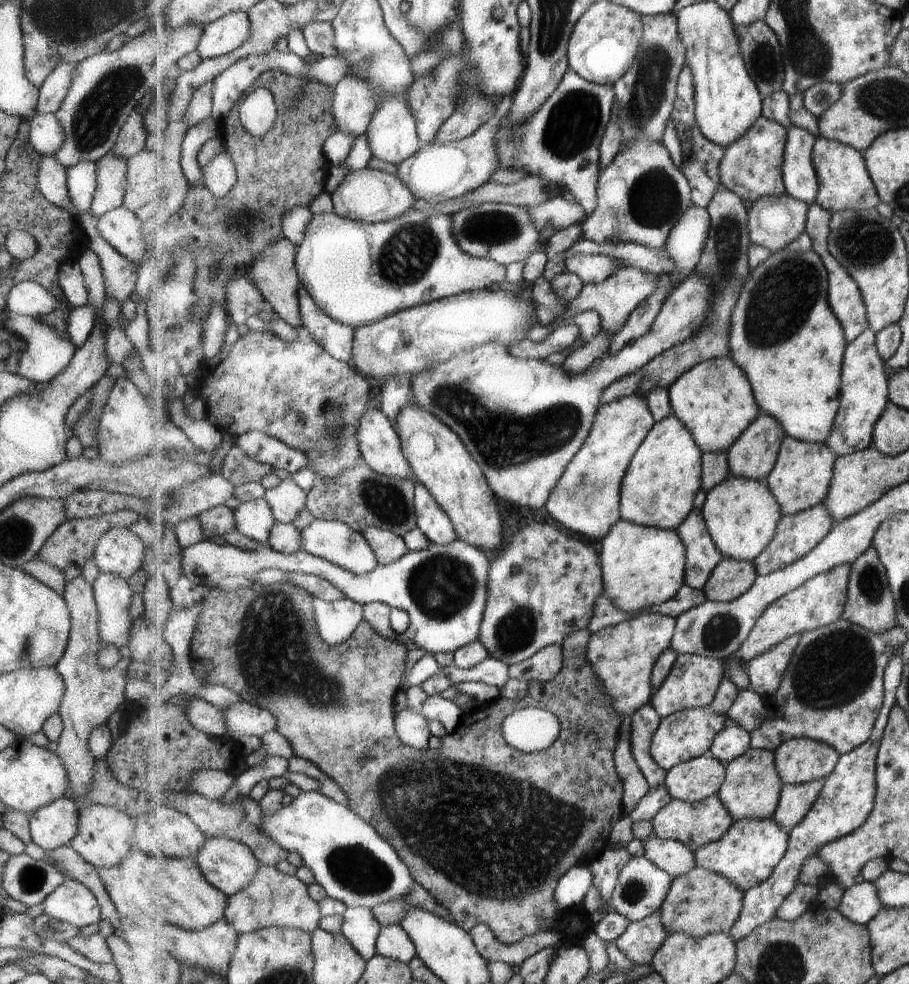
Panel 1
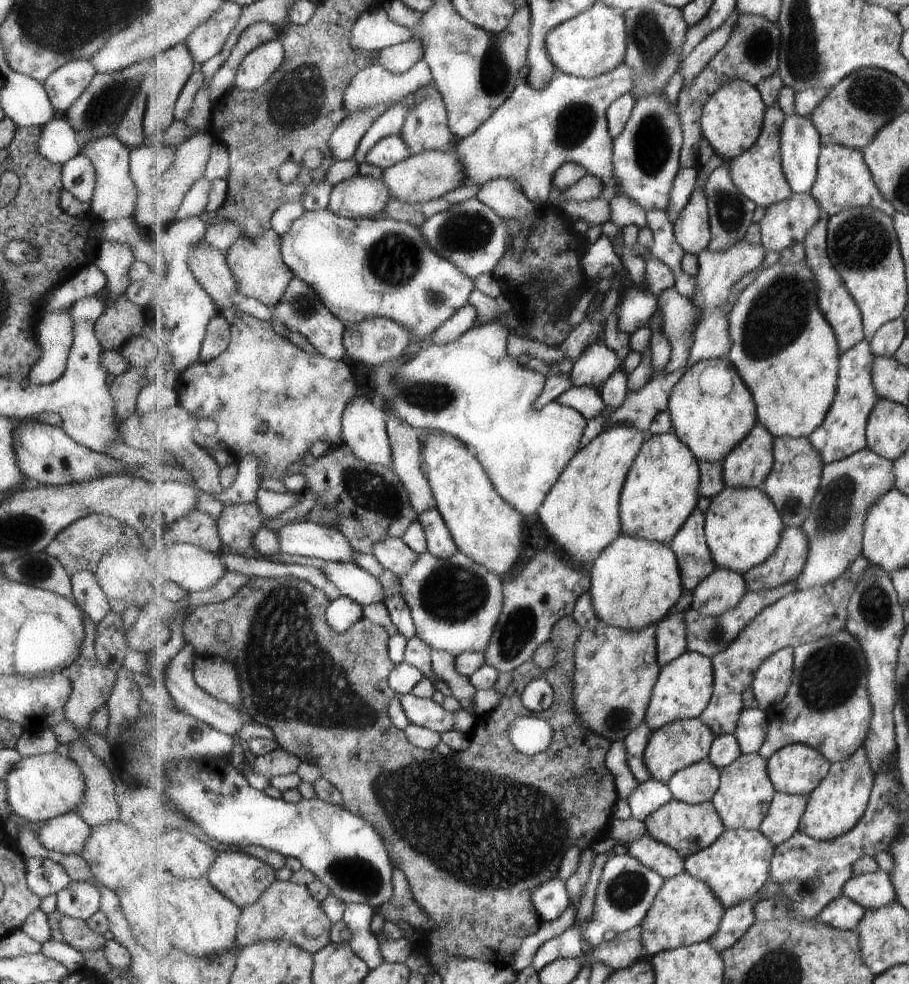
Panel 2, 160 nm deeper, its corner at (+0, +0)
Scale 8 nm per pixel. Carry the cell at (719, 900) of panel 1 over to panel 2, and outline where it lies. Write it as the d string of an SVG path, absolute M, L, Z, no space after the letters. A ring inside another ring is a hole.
M683 873L676 878L665 882L651 912L643 920L643 946L648 958L666 952L676 950L683 946L692 946L715 936L719 930L719 924L723 922L727 908L717 898L715 890L709 888L707 882Z

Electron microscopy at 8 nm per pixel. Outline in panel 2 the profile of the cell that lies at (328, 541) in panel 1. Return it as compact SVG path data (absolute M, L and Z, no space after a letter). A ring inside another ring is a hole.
M317 522L287 523L278 530L281 552L318 558L323 561L352 563L357 548L341 530L321 526Z

